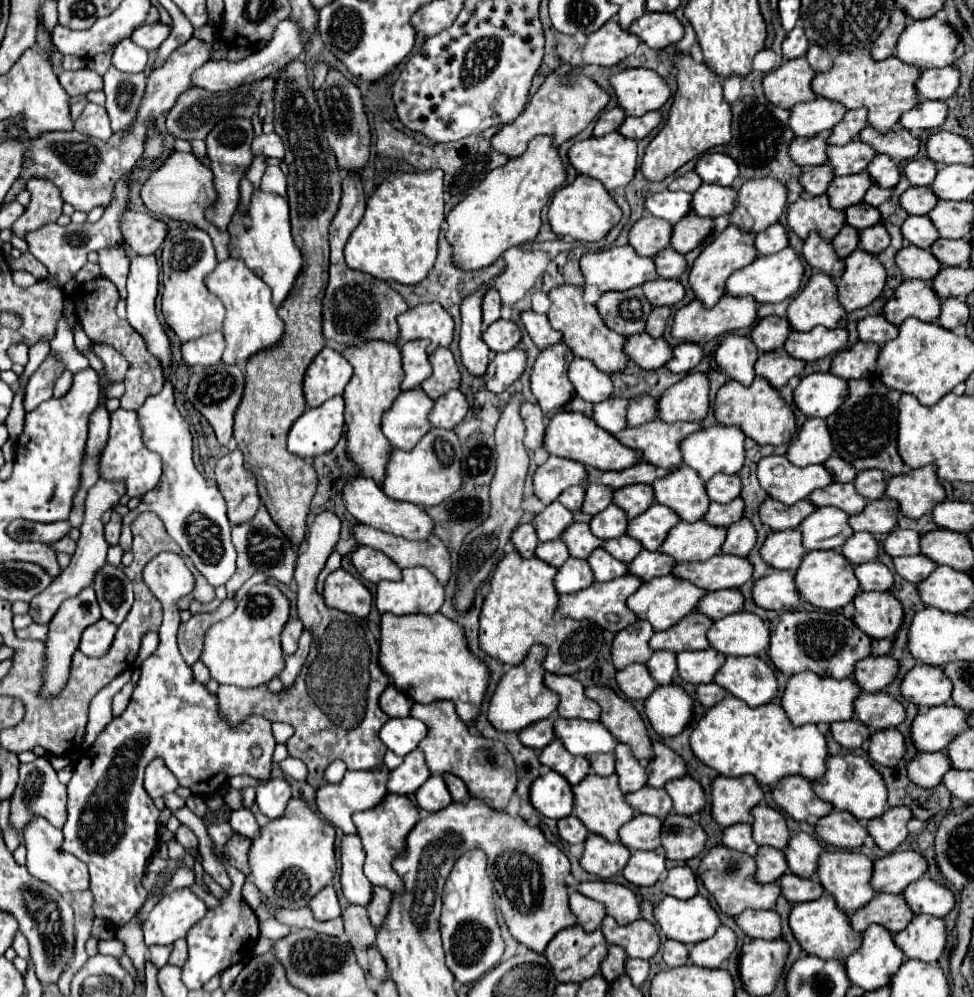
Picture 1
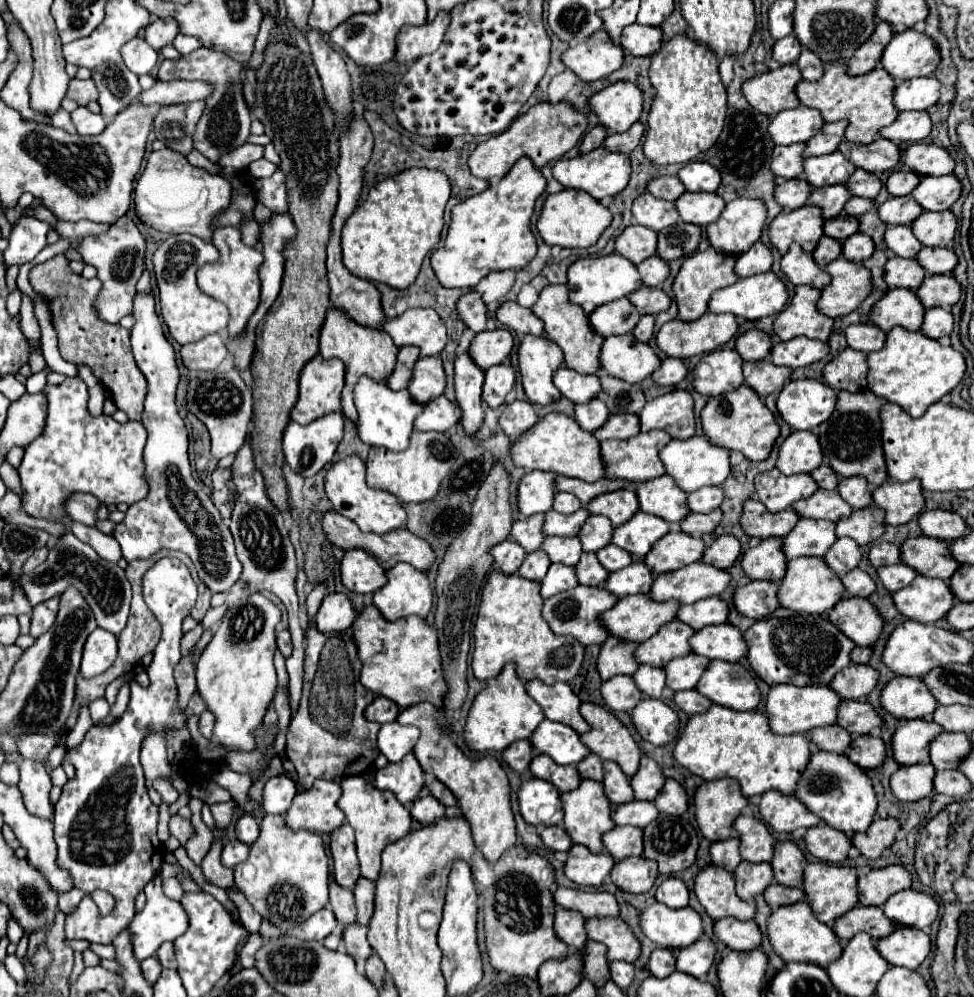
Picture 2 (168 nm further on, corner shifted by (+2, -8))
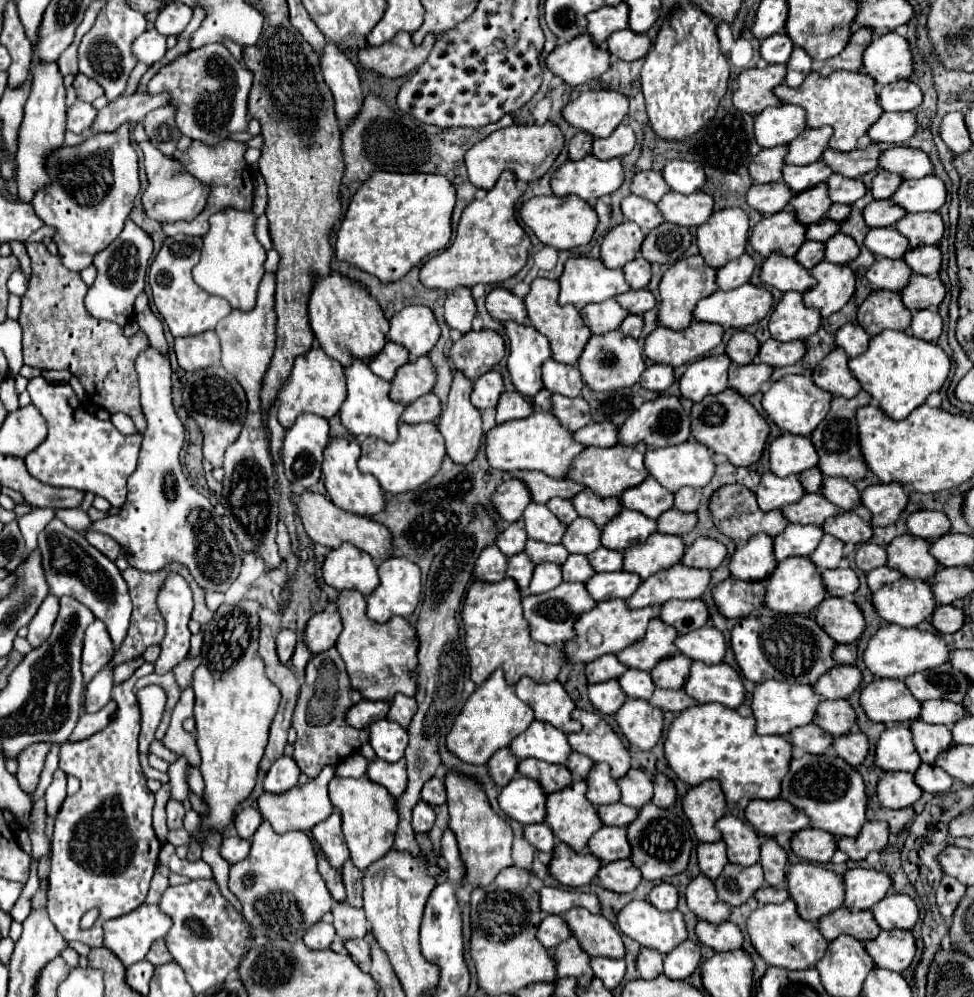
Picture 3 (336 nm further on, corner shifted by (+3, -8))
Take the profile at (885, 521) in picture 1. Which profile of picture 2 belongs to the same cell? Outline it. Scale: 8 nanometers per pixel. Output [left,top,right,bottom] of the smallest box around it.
[836,506,884,544]

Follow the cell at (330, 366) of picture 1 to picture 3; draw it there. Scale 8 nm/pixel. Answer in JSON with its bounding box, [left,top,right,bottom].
[277,346,347,428]

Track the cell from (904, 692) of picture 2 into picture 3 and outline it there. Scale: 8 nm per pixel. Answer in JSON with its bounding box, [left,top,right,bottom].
[859,678,921,722]

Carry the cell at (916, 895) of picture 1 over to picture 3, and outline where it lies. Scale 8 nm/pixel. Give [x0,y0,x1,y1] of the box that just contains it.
[871,894,919,930]

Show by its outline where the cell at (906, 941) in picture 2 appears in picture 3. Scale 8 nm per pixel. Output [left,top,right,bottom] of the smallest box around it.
[865,930,915,972]

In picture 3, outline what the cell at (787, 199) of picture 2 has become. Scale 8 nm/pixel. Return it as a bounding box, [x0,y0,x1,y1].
[745,182,793,216]

